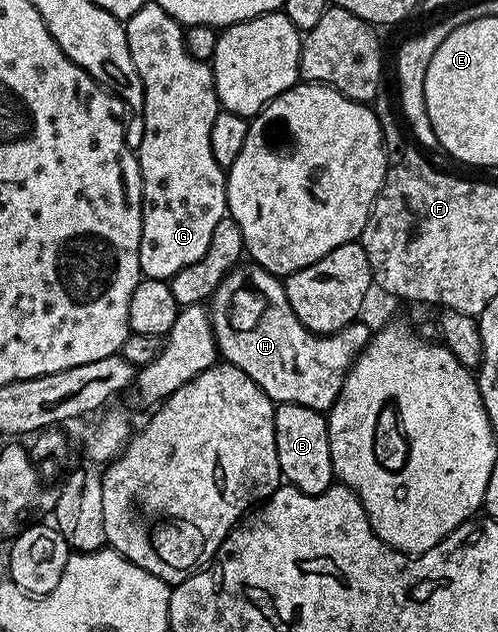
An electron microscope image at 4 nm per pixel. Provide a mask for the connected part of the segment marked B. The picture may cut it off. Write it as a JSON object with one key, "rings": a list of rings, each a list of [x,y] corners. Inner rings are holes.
{"rings":[[[281,402],[276,406],[274,432],[280,473],[287,485],[298,488],[303,494],[321,494],[333,486],[328,420],[321,411],[302,404]]]}

